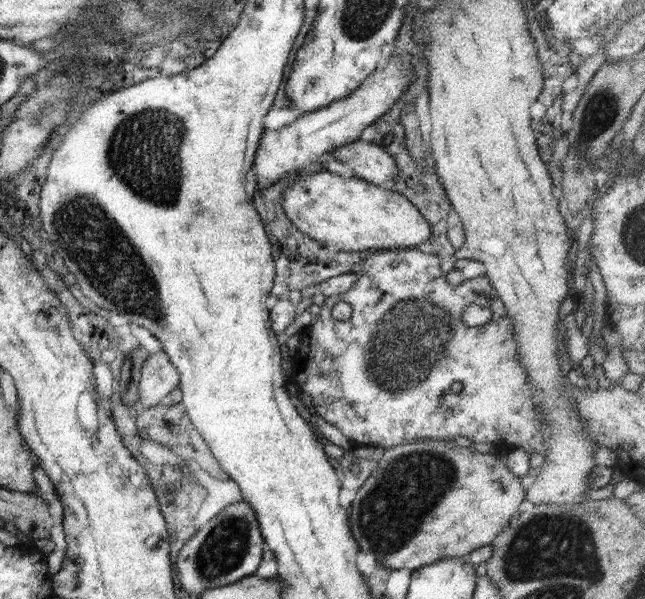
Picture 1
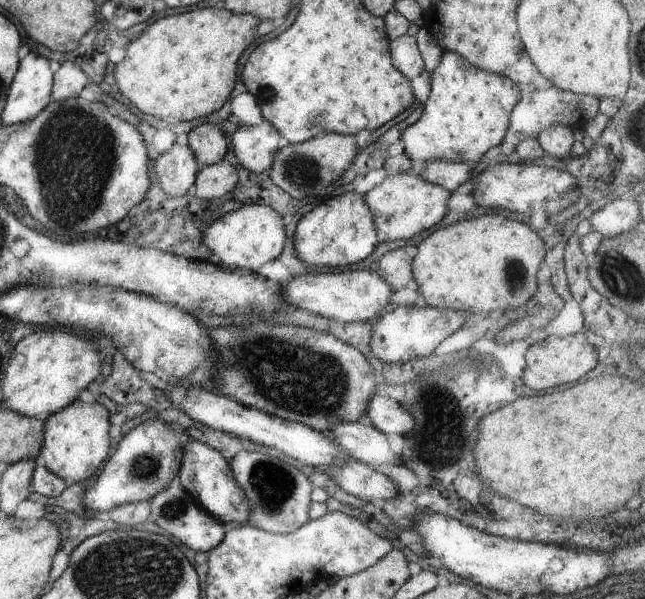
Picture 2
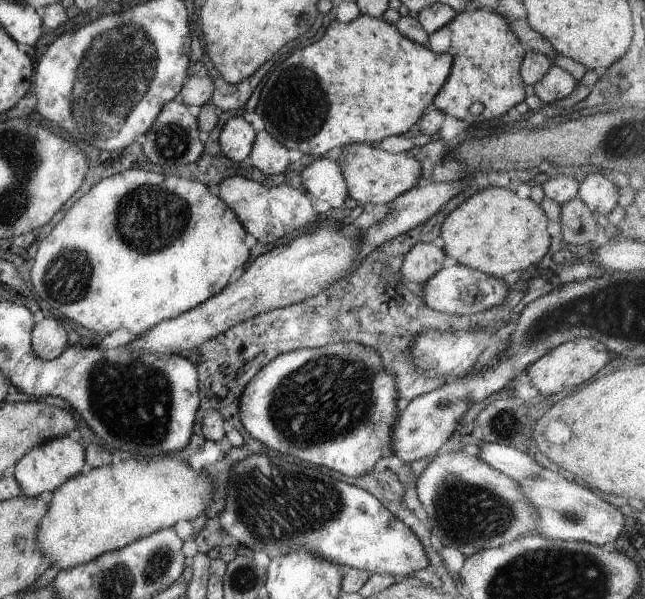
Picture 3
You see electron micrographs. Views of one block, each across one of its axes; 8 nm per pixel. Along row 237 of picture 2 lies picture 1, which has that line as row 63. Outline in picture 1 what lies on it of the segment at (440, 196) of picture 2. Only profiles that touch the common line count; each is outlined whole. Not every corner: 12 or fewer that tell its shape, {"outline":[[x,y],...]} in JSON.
{"outline":[[391,55],[352,94],[264,130],[264,190],[350,144],[416,82]]}

